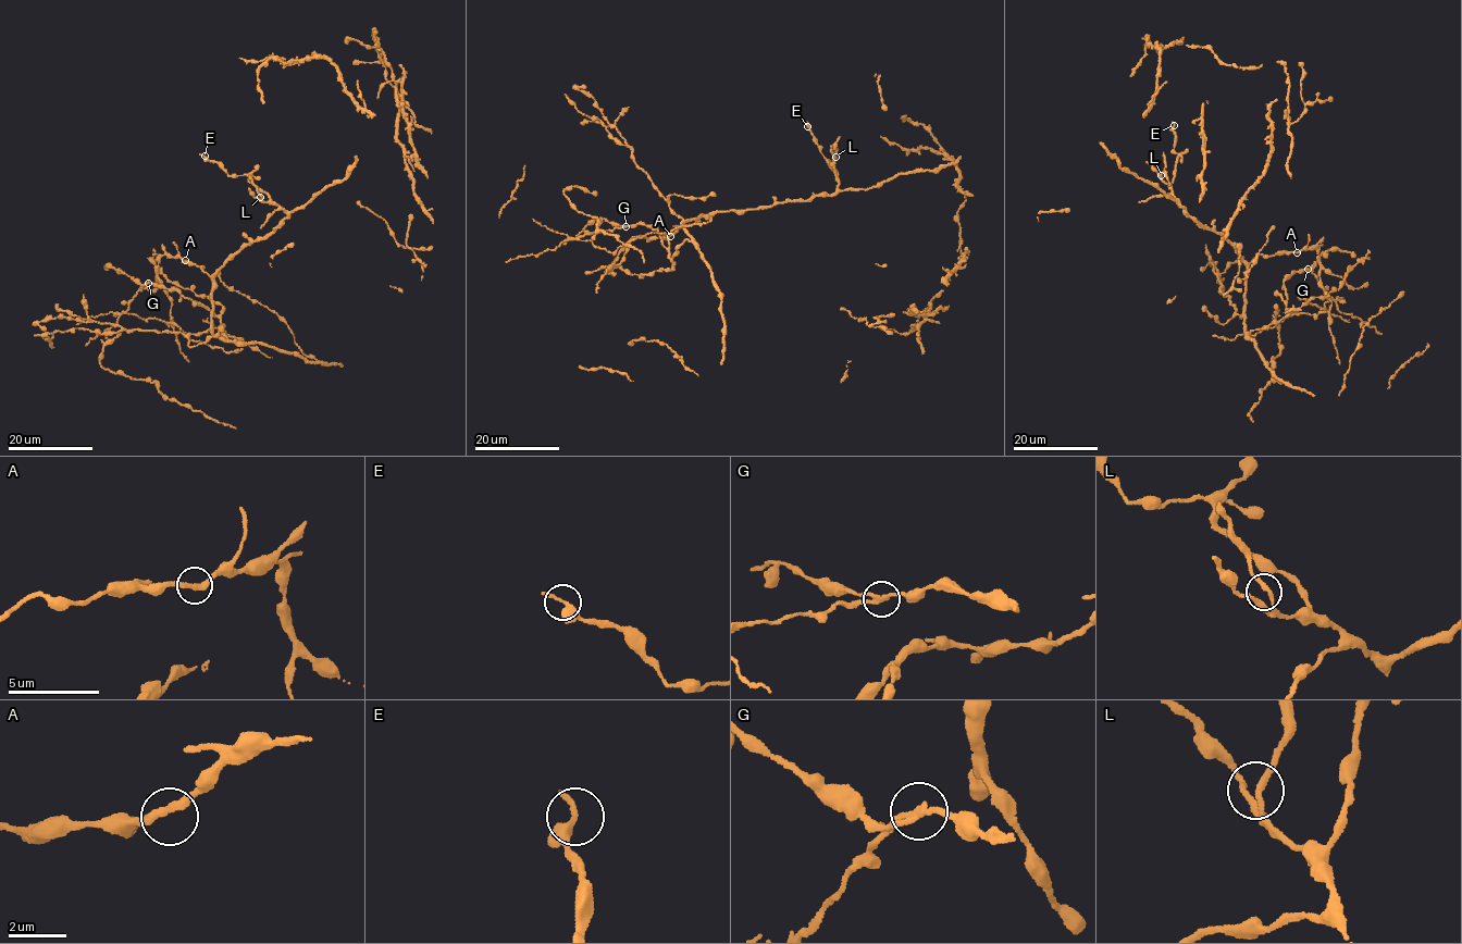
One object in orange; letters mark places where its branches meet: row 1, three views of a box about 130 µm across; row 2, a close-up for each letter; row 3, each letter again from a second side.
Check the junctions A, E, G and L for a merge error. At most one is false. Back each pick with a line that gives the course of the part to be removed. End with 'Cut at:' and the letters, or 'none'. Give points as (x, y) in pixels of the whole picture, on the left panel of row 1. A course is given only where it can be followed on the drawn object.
G: foreign part runs (148, 283), (124, 311), (180, 326), (190, 340), (230, 352), (240, 350)
Cut at: G

